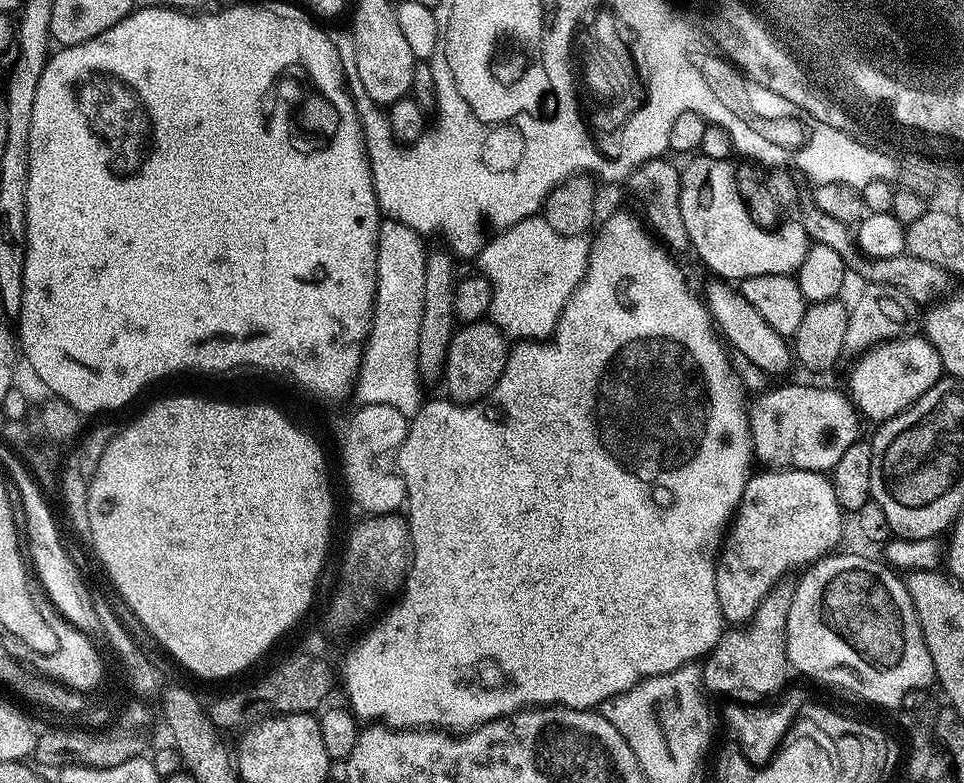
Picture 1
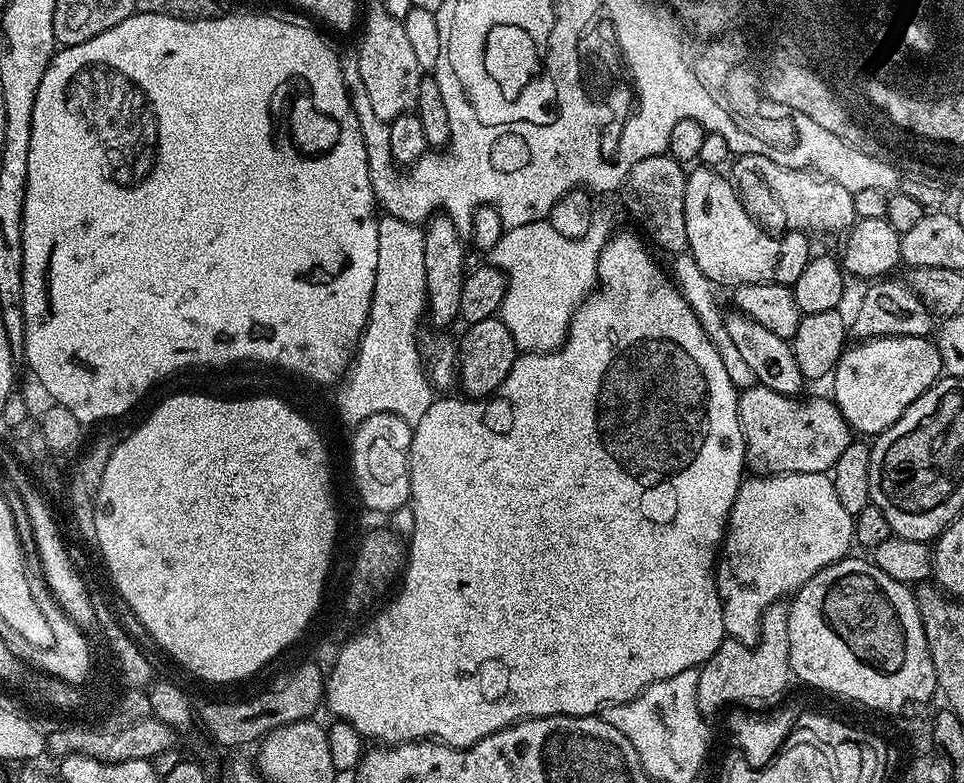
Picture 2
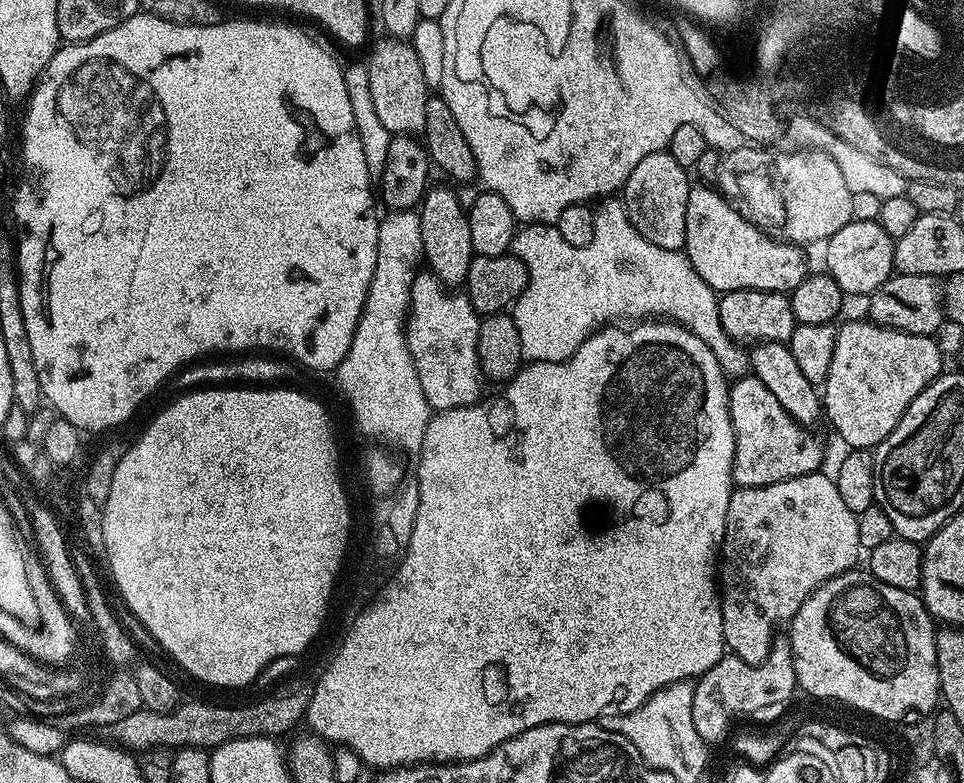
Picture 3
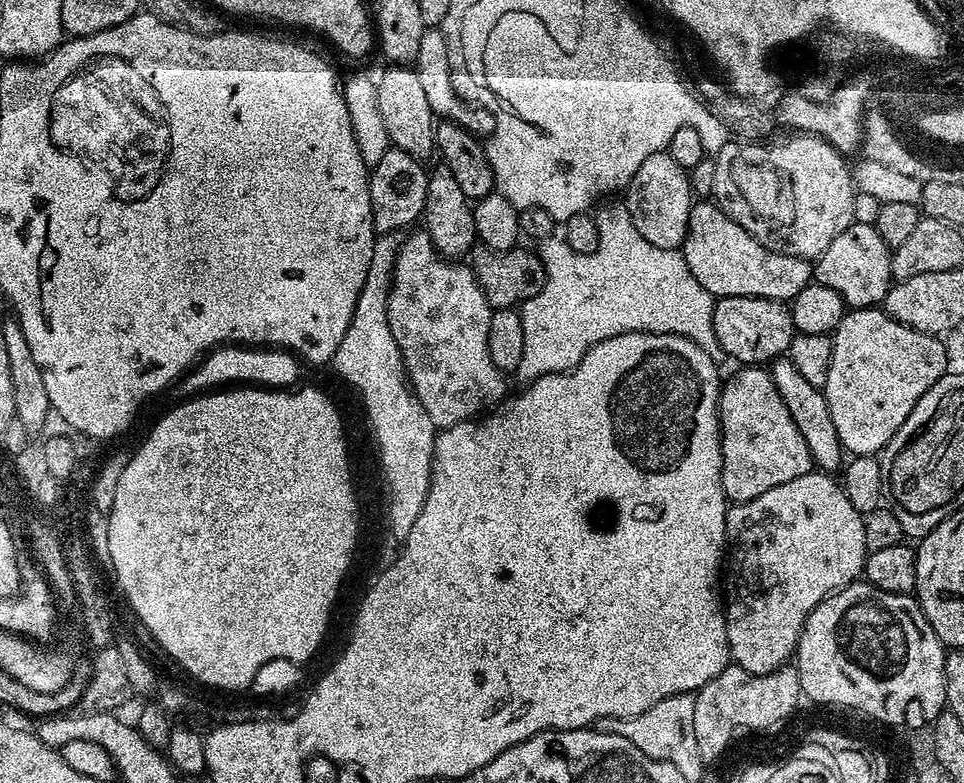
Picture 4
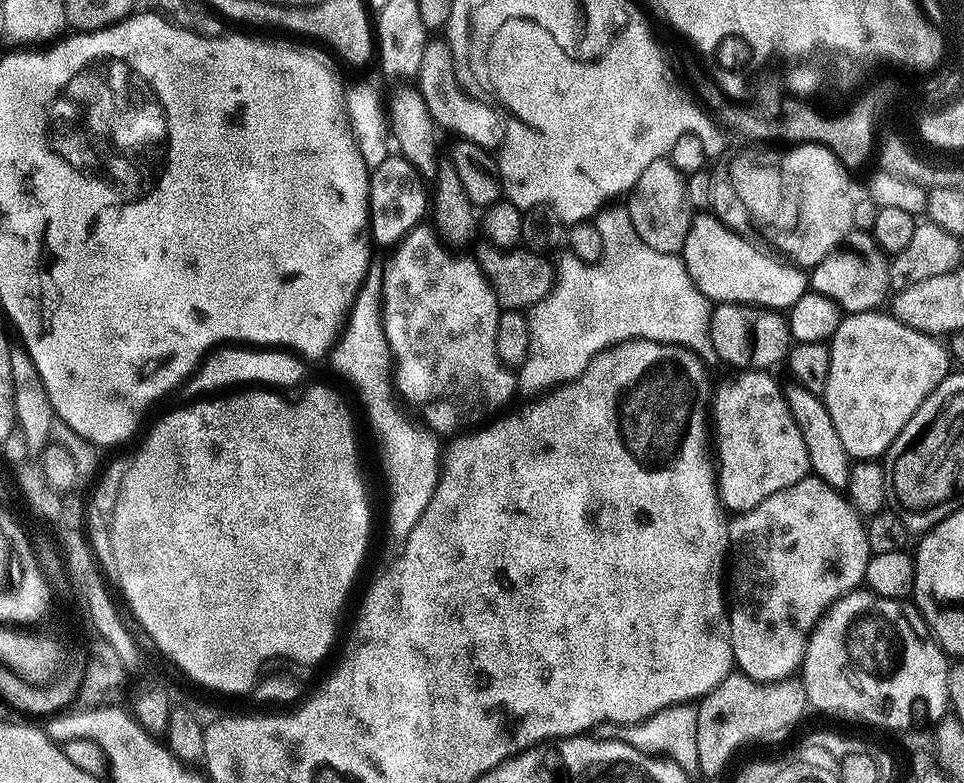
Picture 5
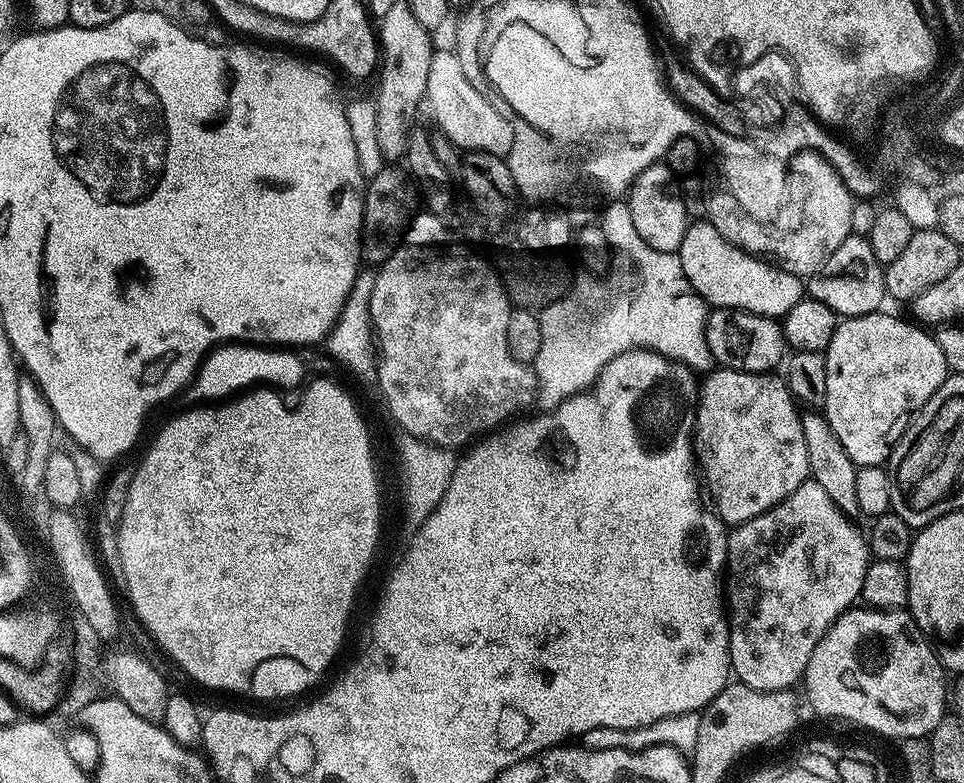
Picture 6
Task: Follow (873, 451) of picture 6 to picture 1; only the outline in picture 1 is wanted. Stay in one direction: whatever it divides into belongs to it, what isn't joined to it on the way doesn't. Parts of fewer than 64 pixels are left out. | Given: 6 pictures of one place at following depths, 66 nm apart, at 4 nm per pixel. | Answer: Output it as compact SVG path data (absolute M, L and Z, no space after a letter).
M909 334L899 340L877 344L863 353L852 368L850 399L865 421L883 422L911 408L926 390L942 379L938 350L923 335Z

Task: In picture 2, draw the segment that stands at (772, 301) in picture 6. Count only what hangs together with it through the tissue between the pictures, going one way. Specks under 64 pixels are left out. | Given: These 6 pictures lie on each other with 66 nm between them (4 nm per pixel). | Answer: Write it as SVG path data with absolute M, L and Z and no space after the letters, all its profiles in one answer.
M707 166L693 167L687 173L688 252L694 262L698 262L698 270L702 270L708 281L716 286L795 284L802 270L806 270L810 259L808 236L803 231L785 231L781 236L765 231L744 211L732 188L731 179L722 173L723 171Z

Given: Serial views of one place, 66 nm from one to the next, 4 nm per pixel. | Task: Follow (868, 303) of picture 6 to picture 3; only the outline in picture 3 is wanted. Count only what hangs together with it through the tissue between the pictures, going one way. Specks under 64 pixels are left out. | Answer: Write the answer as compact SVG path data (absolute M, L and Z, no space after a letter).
M852 219L848 225L838 230L832 237L828 238L823 245L824 264L827 275L838 282L838 286L844 292L845 297L871 296L882 282L886 282L893 275L894 250L896 249L893 238L882 230L879 219L860 221Z

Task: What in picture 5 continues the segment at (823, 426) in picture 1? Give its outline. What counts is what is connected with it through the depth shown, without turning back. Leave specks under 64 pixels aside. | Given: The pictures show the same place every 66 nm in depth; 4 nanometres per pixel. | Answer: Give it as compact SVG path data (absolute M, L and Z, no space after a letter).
M740 370L729 380L724 380L710 396L710 428L716 431L716 448L714 444L714 471L716 490L720 503L729 513L739 514L754 510L760 502L766 502L778 490L794 486L803 476L809 475L806 442L802 442L802 430L790 414L787 395L780 392L780 384L764 370Z

